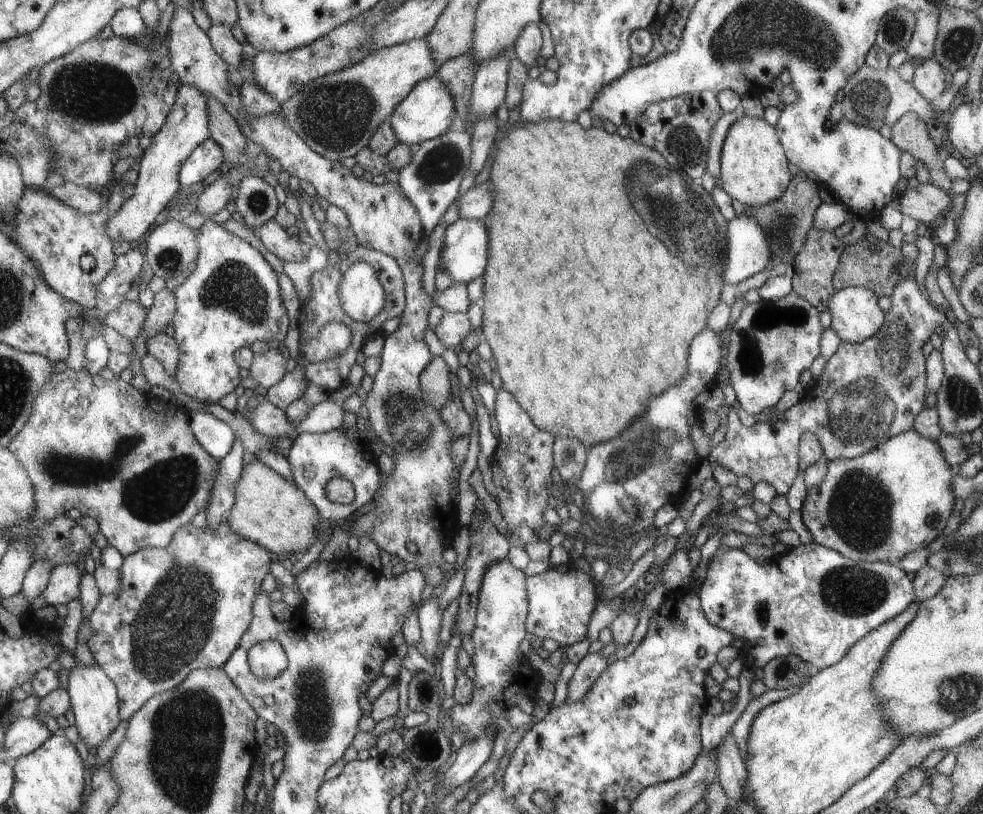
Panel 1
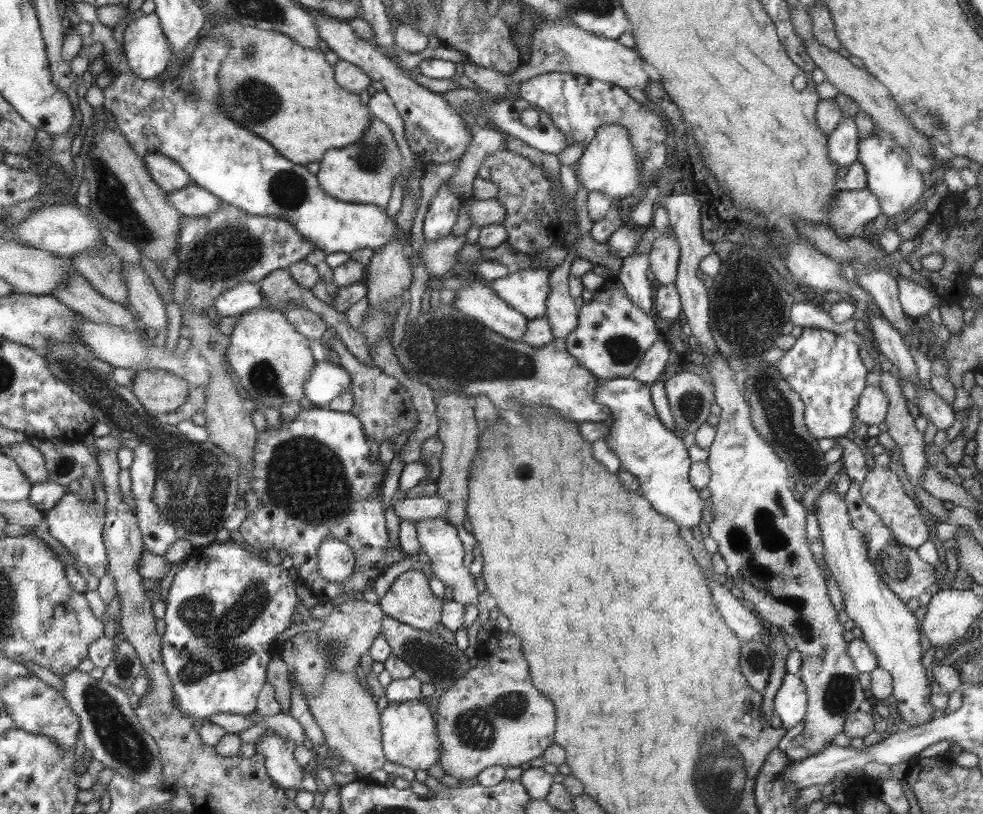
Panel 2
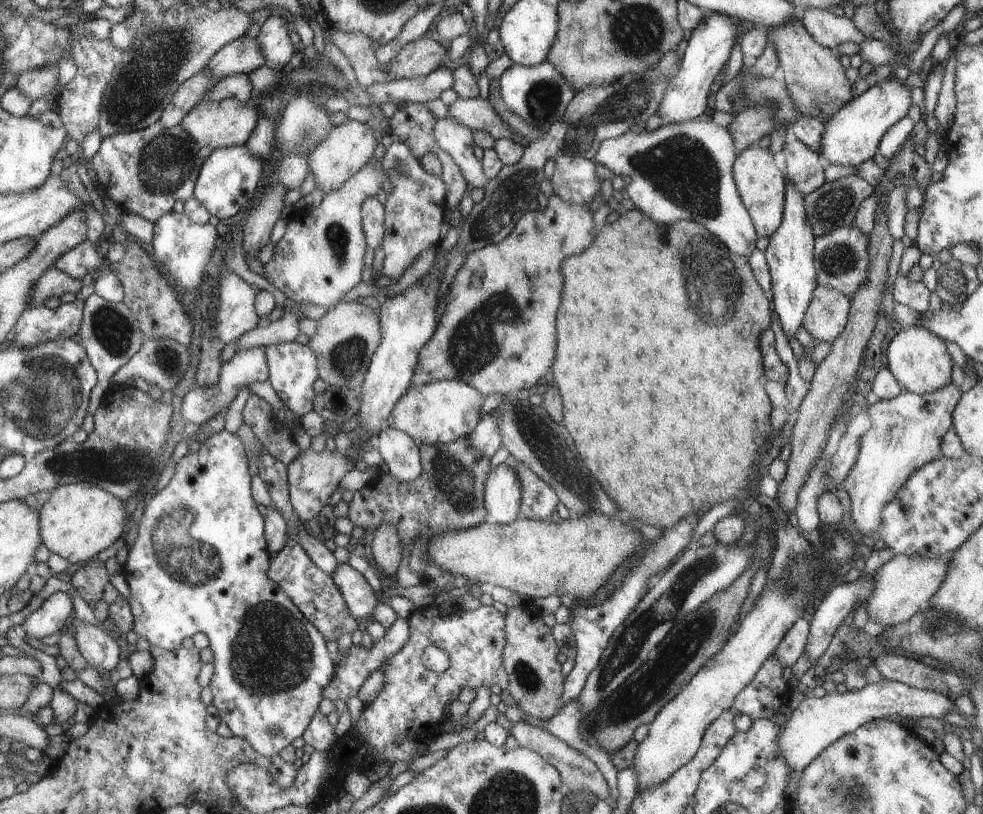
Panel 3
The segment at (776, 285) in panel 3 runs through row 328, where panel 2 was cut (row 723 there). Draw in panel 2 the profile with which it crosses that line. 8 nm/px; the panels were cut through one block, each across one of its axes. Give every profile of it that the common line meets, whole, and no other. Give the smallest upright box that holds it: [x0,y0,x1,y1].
[774,674,807,730]

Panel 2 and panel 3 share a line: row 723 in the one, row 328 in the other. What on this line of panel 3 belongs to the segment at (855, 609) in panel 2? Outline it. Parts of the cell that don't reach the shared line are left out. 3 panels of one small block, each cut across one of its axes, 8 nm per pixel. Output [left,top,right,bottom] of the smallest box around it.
[886,325,952,393]

